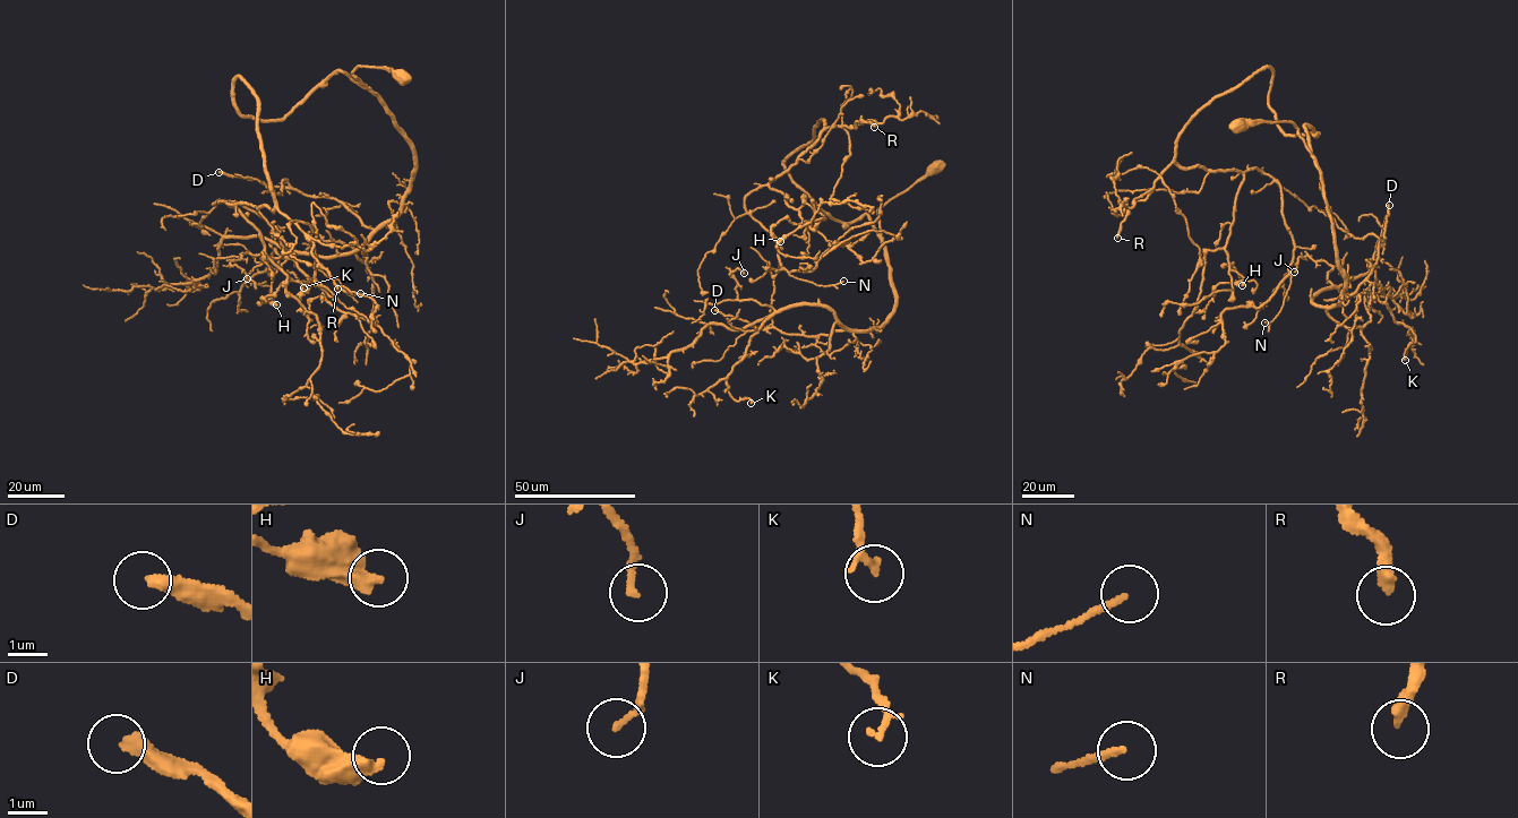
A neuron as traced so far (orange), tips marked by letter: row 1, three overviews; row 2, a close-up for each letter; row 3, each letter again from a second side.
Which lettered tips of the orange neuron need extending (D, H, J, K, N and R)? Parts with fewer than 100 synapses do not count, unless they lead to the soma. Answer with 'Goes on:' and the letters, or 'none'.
Goes on: R

